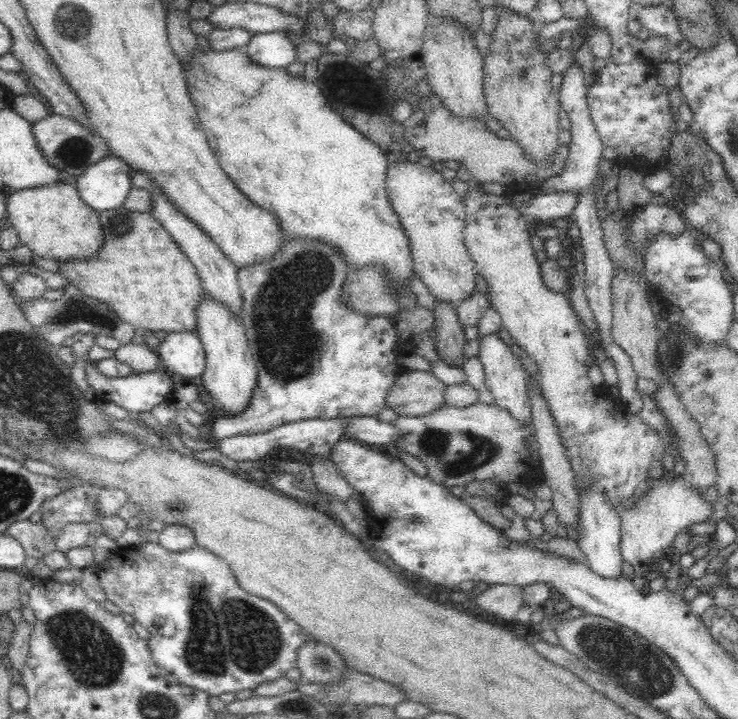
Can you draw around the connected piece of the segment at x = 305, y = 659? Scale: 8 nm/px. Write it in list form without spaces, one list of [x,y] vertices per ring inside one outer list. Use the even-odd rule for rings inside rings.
[[[314,640],[306,642],[296,652],[296,670],[300,669],[301,678],[304,683],[335,683],[341,681],[349,673],[349,668],[340,655],[325,642]]]

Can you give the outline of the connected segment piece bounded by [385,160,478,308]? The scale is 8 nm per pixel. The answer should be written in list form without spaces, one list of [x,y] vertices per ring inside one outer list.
[[[401,160],[386,169],[386,192],[390,206],[398,216],[410,243],[413,270],[432,297],[457,306],[477,291],[474,261],[468,255],[464,240],[464,201],[440,171],[420,163]]]

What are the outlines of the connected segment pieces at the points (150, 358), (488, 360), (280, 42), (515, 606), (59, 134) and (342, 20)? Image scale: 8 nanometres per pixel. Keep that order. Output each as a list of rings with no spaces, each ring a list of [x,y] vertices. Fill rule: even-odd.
[[[128,343],[120,345],[115,351],[116,359],[138,373],[167,372],[156,351],[147,345]]]
[[[495,333],[486,334],[479,338],[478,357],[483,365],[485,382],[493,396],[493,402],[500,405],[512,414],[514,419],[520,421],[520,425],[531,422],[531,405],[529,404],[529,392],[526,388],[528,374],[522,364],[511,352],[511,348]]]
[[[284,31],[254,33],[244,48],[254,63],[268,68],[287,67],[297,50]]]
[[[493,584],[482,592],[474,601],[503,620],[516,619],[520,606],[523,605],[523,587],[509,584]]]
[[[56,113],[49,114],[46,118],[32,123],[32,131],[46,159],[62,171],[60,174],[62,181],[73,180],[86,168],[106,157],[106,150],[108,150],[106,141],[98,133],[94,133],[90,127],[70,117]]]
[[[373,8],[361,11],[342,11],[340,9],[333,19],[334,34],[336,37],[348,37],[358,40],[373,38],[373,21],[375,11]]]

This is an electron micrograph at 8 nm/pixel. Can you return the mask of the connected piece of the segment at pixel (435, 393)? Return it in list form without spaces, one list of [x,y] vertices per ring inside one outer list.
[[[403,371],[394,382],[394,386],[388,390],[386,407],[392,407],[396,413],[402,416],[424,416],[445,405],[444,390],[446,387],[430,371]]]

